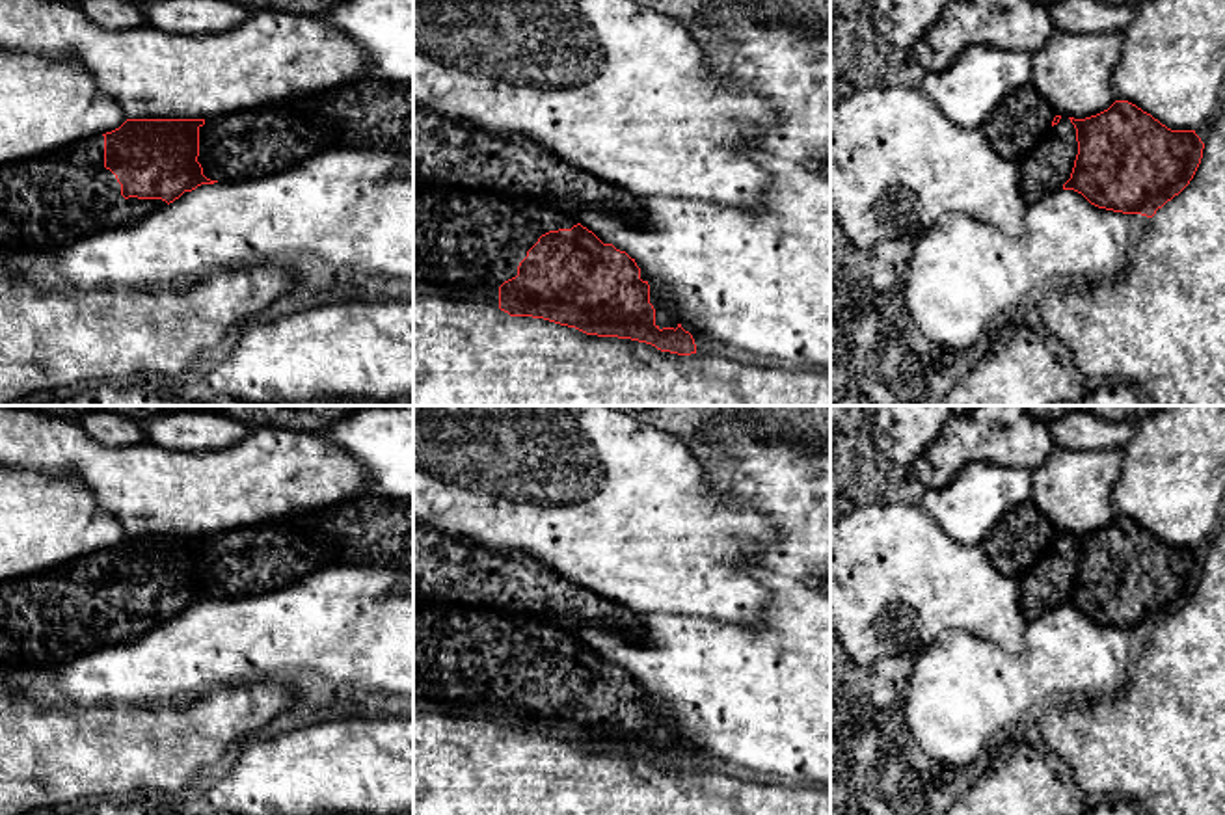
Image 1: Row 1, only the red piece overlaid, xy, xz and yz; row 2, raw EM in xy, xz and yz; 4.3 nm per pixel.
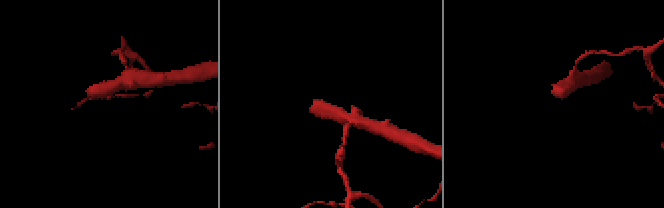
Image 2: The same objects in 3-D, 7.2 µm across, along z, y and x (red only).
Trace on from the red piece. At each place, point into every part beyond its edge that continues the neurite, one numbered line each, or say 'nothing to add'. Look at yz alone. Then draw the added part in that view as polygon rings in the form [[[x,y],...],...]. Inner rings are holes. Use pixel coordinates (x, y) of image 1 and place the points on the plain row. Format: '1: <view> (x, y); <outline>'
1: yz (1136, 639); [[[1128,631],[1128,651],[1130,657],[1138,655],[1141,651],[1141,648],[1147,644],[1151,635],[1141,633],[1141,631]]]

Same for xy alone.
1: xy (62, 614); [[[104,553],[0,582],[0,679],[13,694],[56,705],[50,674],[108,646],[141,638],[162,616],[121,612],[104,584]]]

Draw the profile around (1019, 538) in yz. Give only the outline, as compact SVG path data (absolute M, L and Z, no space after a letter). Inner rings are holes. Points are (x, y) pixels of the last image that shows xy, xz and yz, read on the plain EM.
M1030 499L1005 512L981 545L1003 575L1020 581L1052 543L1054 534L1052 523Z

